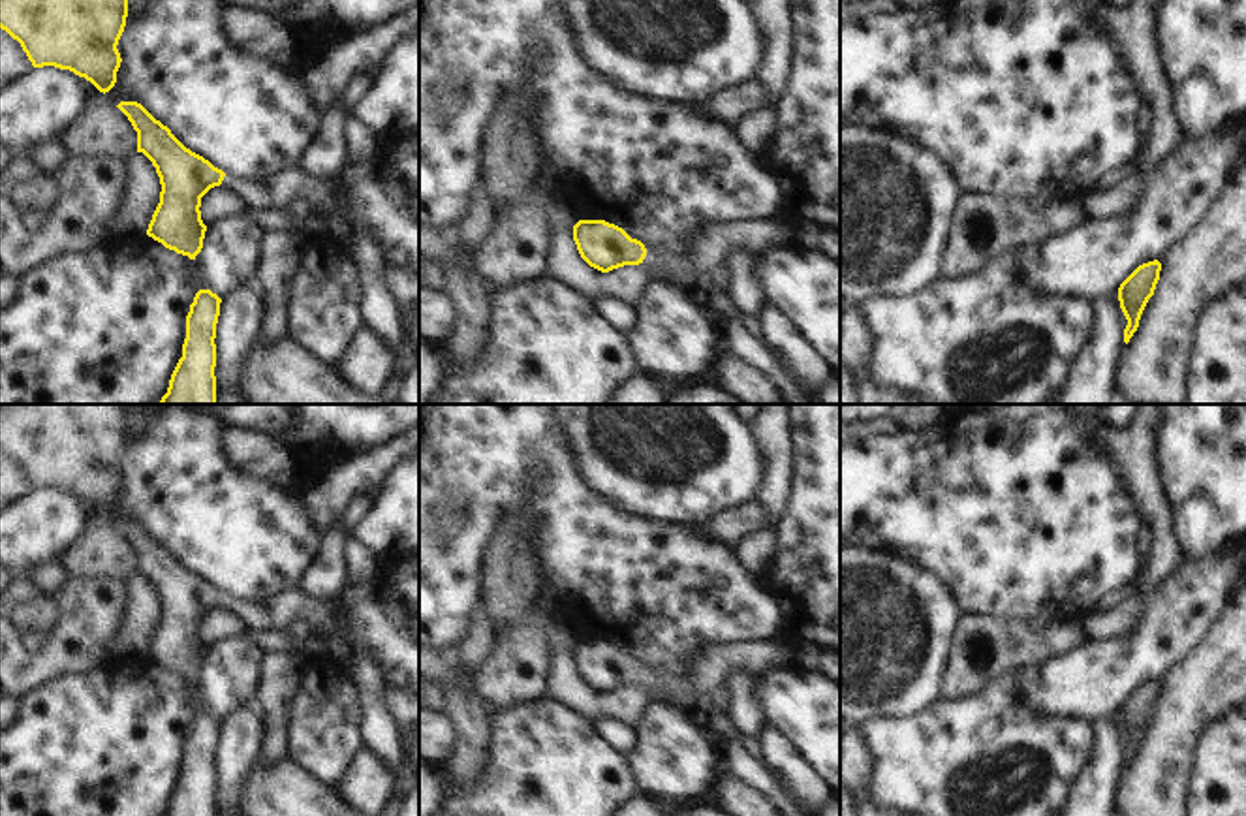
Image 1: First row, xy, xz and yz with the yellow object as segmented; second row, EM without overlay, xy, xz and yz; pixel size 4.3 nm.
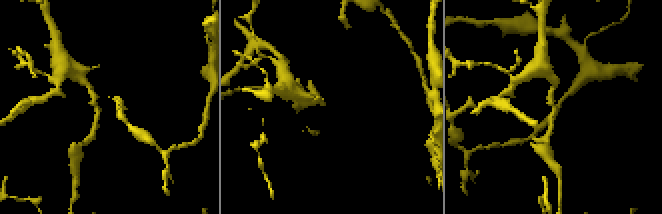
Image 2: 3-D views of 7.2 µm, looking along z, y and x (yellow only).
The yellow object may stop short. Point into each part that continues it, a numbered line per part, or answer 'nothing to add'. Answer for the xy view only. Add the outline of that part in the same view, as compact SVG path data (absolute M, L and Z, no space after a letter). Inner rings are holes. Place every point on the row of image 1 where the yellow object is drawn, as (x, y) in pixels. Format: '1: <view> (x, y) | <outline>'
1: xy (326, 196) | M297 164L257 180L241 180L226 173L220 186L235 192L252 211L286 211L289 201L303 199L314 214L325 218L327 237L340 239L351 231L342 207L346 192L340 175L333 179L312 179Z

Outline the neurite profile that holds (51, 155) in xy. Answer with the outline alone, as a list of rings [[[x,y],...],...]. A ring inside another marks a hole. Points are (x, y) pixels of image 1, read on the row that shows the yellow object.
[[[51,139],[28,149],[26,158],[43,171],[43,177],[56,179],[60,165],[70,158],[70,154],[60,139]]]

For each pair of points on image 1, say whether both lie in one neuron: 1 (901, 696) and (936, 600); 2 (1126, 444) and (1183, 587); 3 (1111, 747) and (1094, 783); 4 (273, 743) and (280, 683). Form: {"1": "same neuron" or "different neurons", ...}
{"1": "same neuron", "2": "different neurons", "3": "same neuron", "4": "same neuron"}

